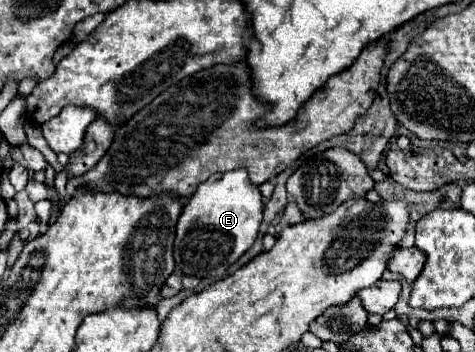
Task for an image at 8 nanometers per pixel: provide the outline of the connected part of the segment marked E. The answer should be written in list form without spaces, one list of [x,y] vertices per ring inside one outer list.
[[[246,170],[212,174],[198,186],[192,198],[184,202],[178,218],[174,242],[176,272],[182,276],[222,278],[226,270],[254,244],[262,222],[262,206],[262,194],[258,186],[250,186]]]

